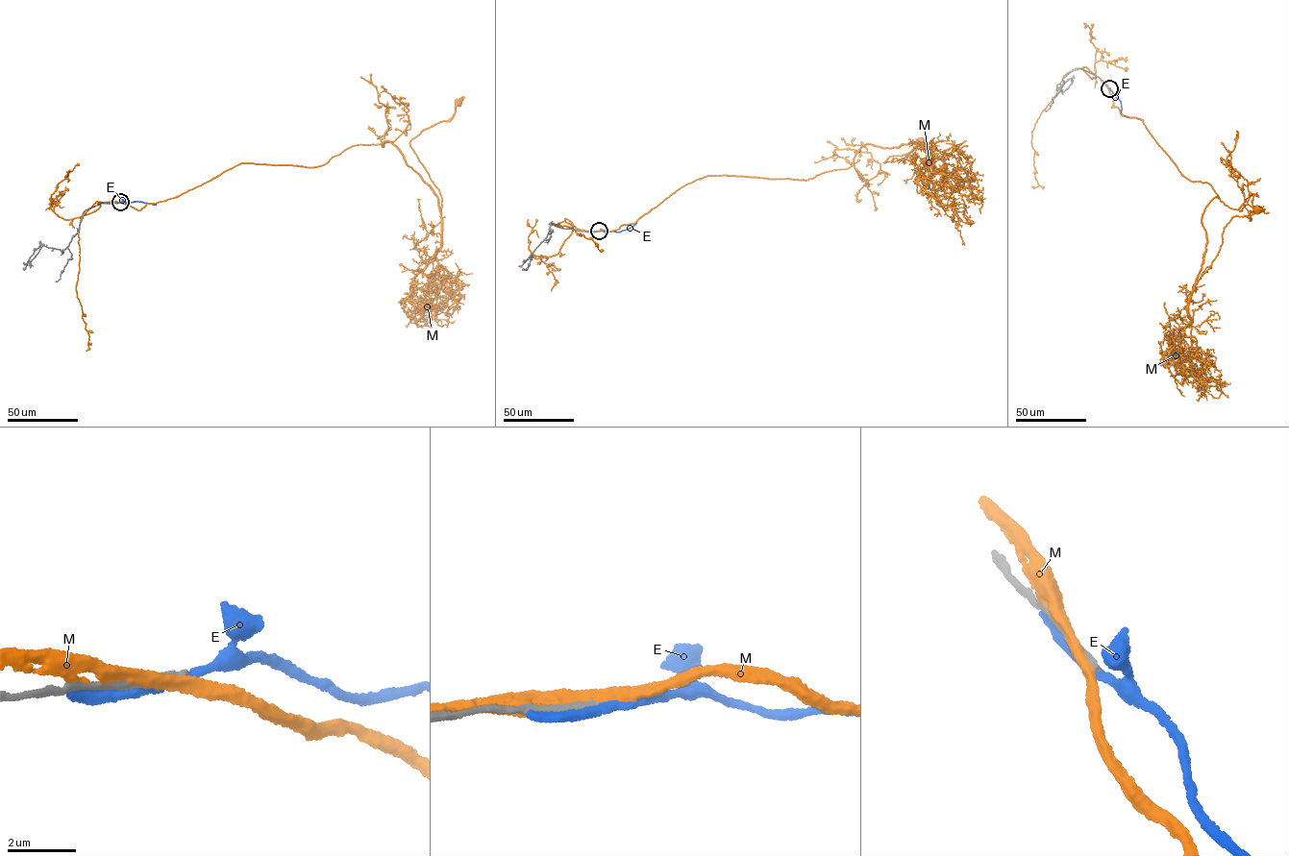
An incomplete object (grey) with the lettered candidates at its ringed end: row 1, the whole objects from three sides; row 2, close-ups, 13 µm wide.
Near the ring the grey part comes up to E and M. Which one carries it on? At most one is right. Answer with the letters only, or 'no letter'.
no letter

